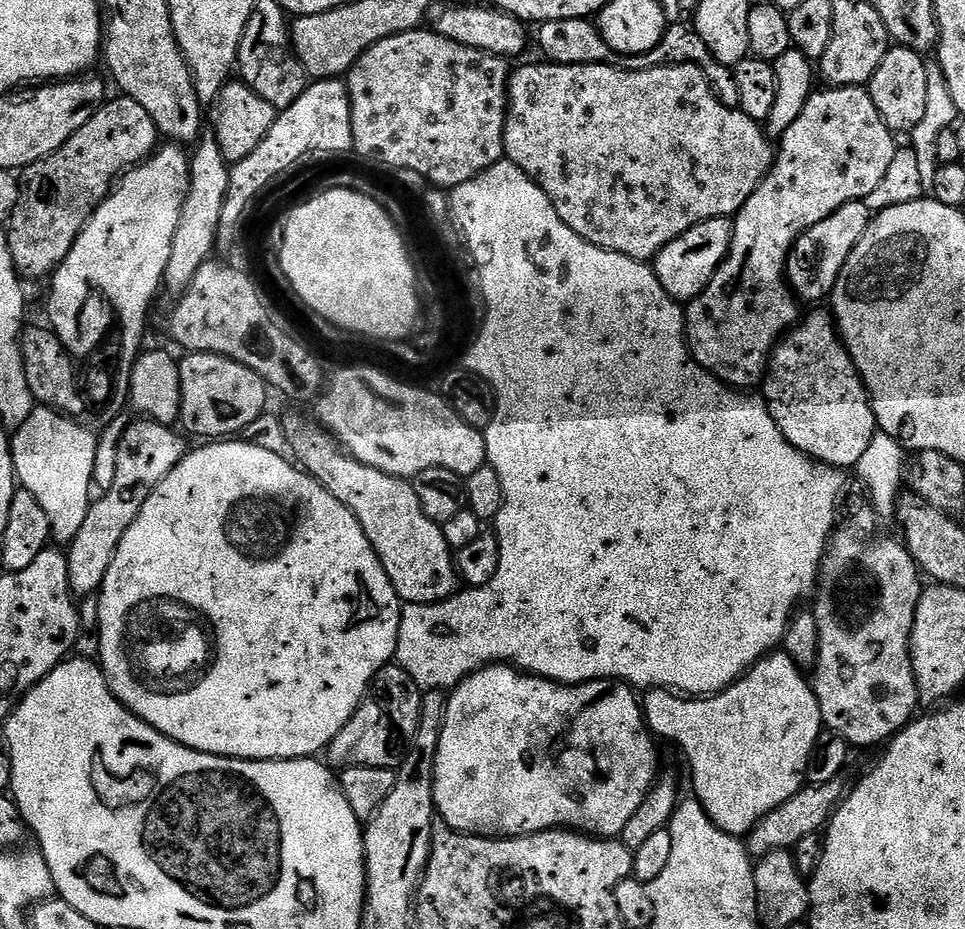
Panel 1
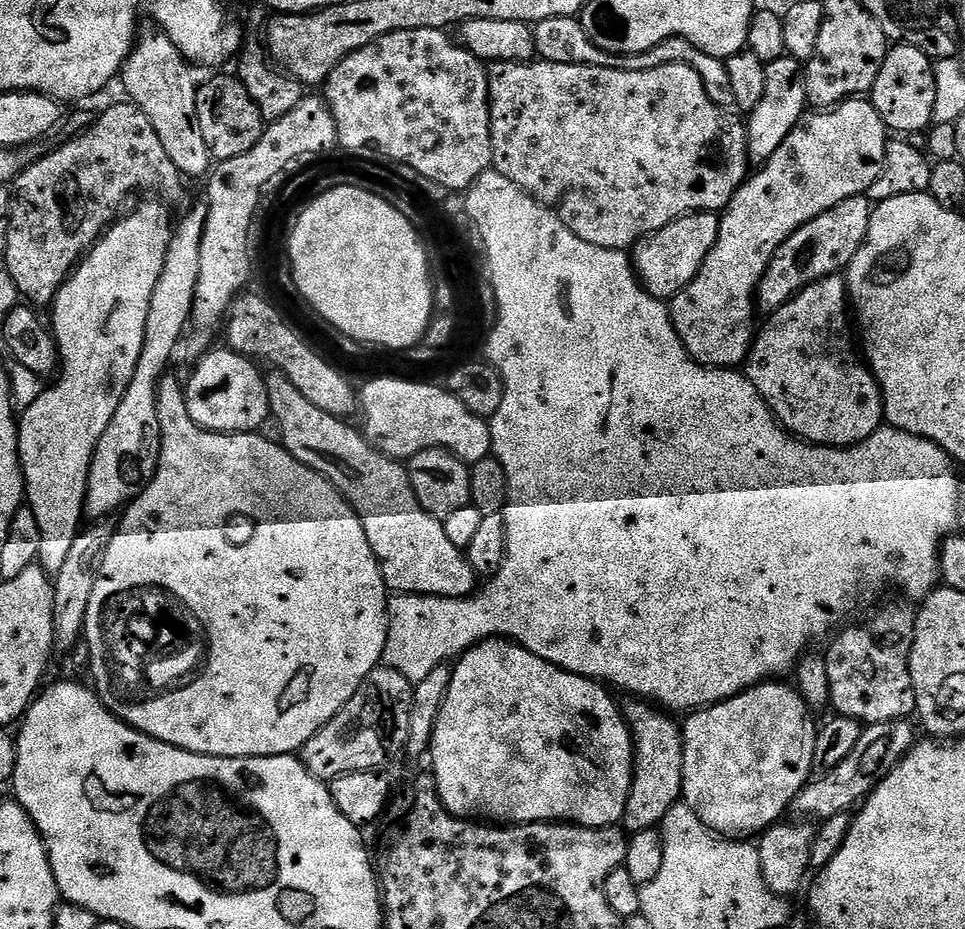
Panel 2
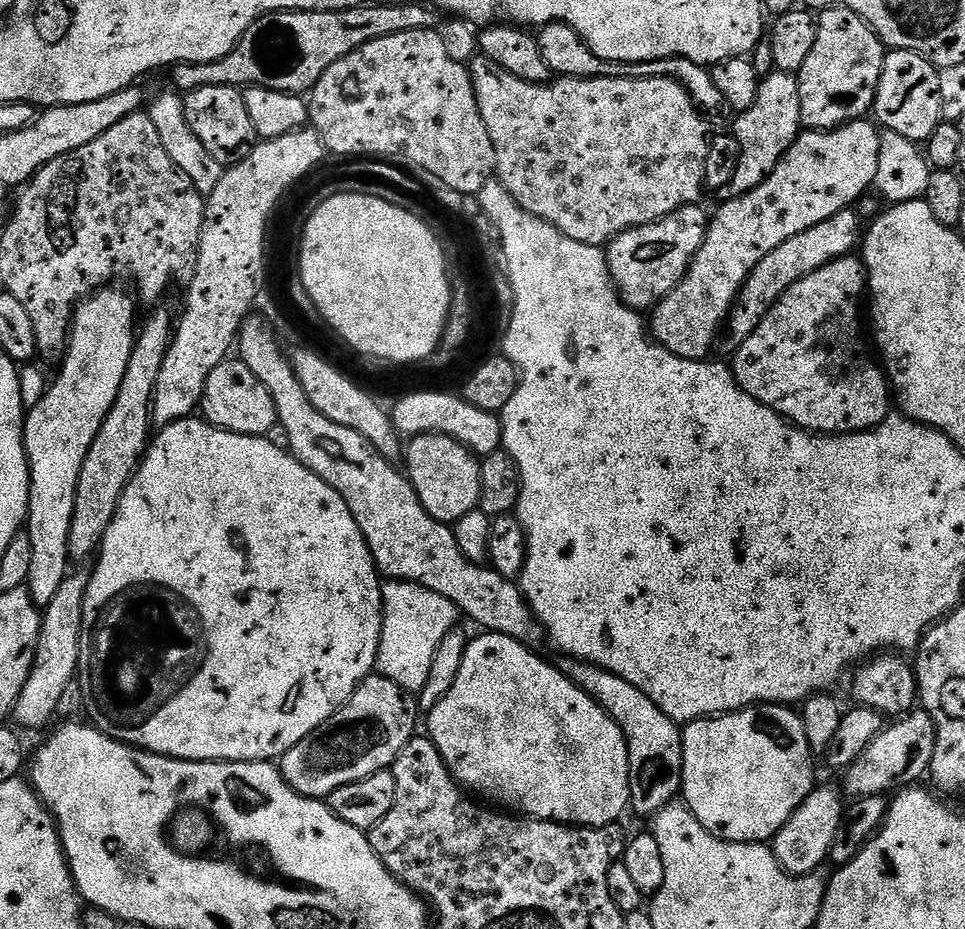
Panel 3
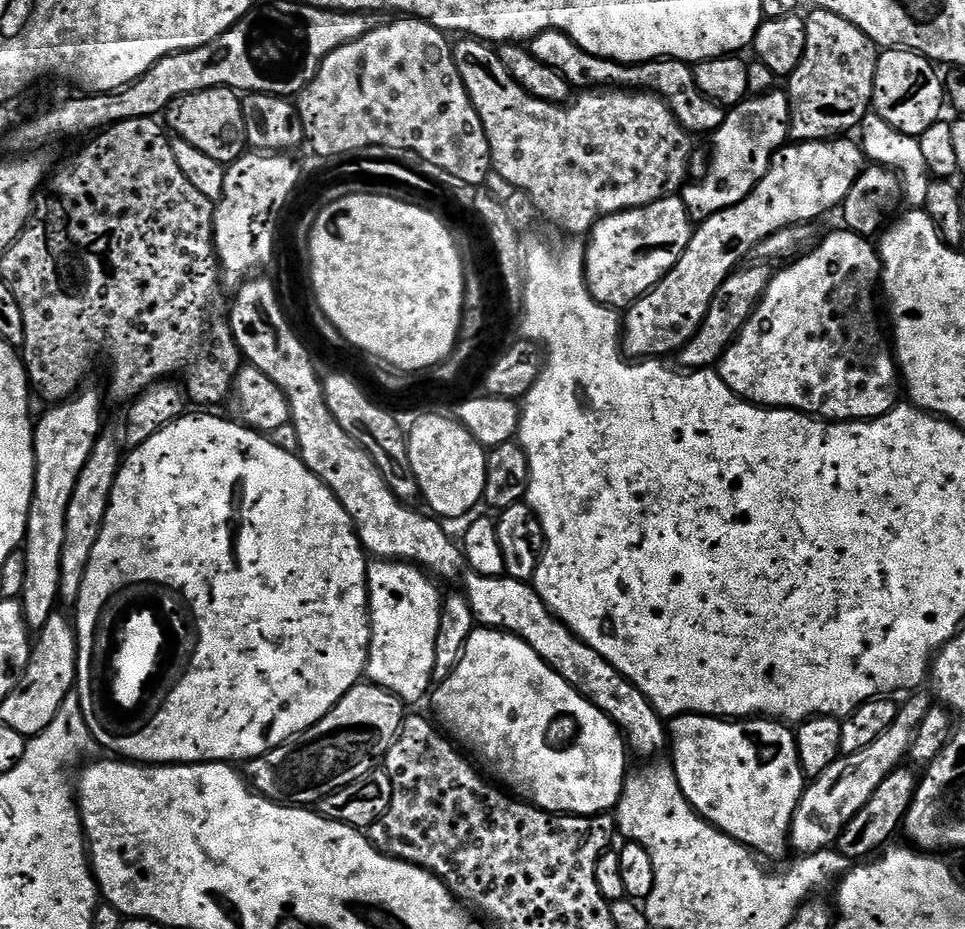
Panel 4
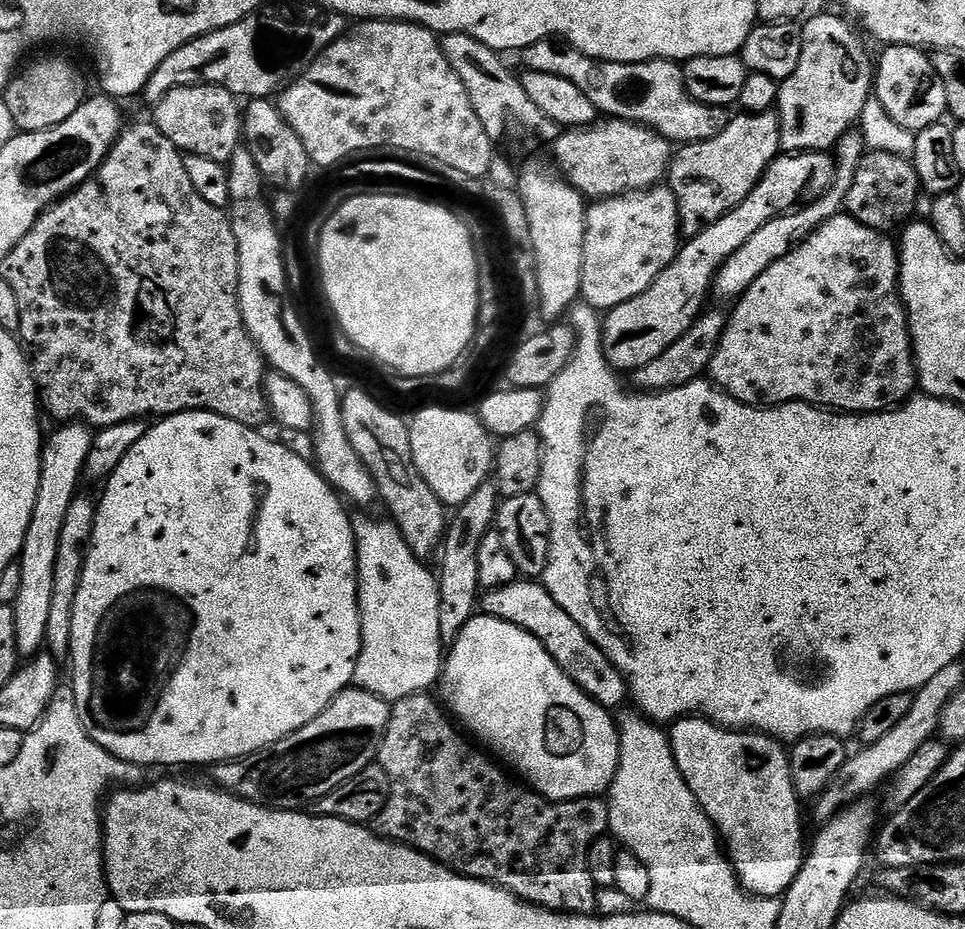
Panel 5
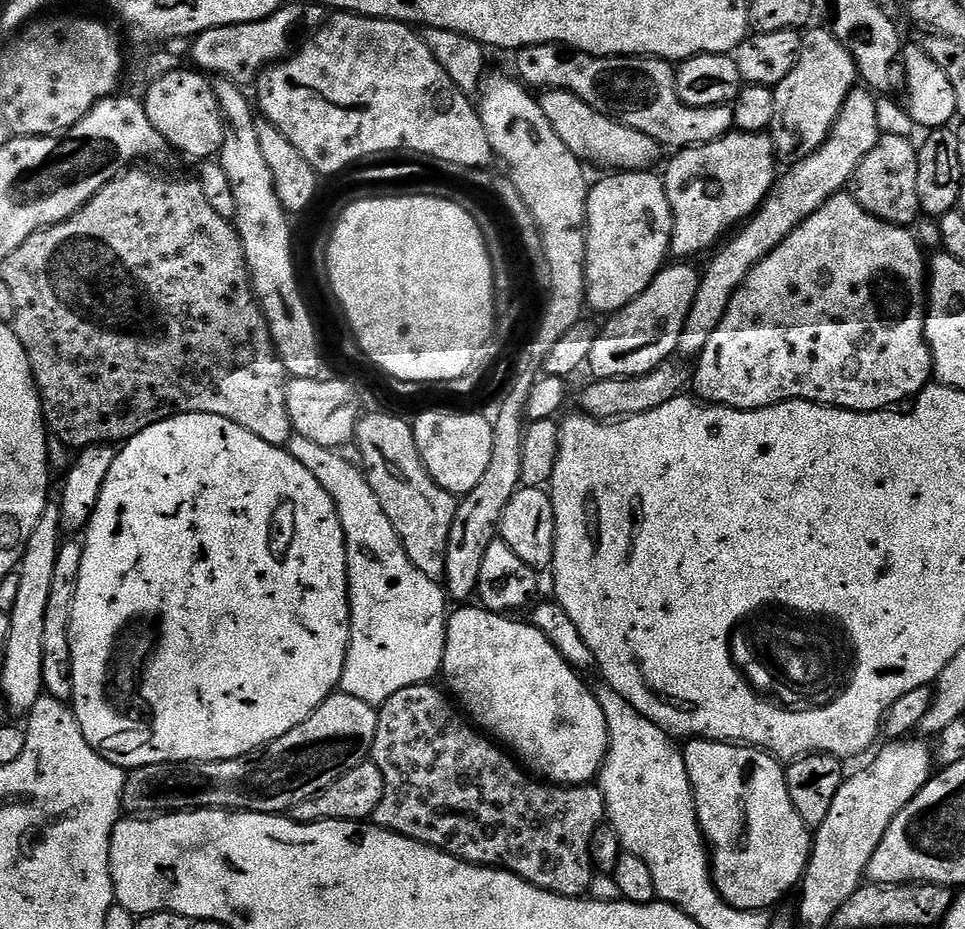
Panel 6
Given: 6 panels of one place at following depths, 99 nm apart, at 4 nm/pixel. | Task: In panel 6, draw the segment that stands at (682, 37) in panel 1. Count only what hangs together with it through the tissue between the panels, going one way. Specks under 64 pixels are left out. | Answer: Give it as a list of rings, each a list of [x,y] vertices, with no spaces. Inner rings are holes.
[[[531,44],[528,48],[519,49],[515,53],[516,72],[525,85],[536,90],[561,88],[586,102],[586,106],[594,106],[611,120],[630,126],[642,134],[650,134],[665,149],[697,148],[727,136],[734,128],[734,114],[727,104],[695,108],[686,106],[682,98],[678,98],[676,89],[676,68],[669,61],[657,60],[651,56],[591,56],[589,52],[577,52],[574,48],[566,48],[562,44]]]

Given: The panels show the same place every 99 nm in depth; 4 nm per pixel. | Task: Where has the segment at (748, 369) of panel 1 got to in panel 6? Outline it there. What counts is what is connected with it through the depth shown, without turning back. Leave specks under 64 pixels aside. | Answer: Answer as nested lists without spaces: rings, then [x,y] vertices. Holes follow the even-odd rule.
[[[672,262],[667,266],[660,269],[655,278],[650,282],[650,286],[646,286],[646,290],[642,290],[642,294],[638,294],[638,298],[634,298],[634,302],[630,302],[625,308],[622,310],[618,310],[617,312],[611,313],[607,317],[608,320],[602,327],[597,331],[596,341],[594,342],[594,350],[590,350],[590,358],[588,359],[588,363],[586,365],[587,371],[592,371],[591,374],[597,380],[625,380],[626,378],[630,378],[631,376],[641,376],[642,374],[646,374],[650,370],[654,370],[659,364],[661,364],[664,360],[673,359],[674,353],[676,352],[676,347],[678,346],[678,338],[682,338],[682,334],[684,333],[684,327],[686,326],[686,314],[690,314],[690,306],[694,306],[694,294],[698,294],[698,286],[700,285],[700,274],[701,269],[699,267],[695,268],[695,263],[692,262]]]

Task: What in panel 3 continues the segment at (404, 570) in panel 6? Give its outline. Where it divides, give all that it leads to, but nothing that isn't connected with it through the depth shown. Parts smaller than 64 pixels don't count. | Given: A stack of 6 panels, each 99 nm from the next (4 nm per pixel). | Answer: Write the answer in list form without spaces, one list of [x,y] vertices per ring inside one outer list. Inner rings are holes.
[[[389,579],[384,589],[384,625],[382,638],[376,655],[375,671],[381,676],[390,678],[409,694],[418,694],[426,686],[426,678],[430,674],[430,662],[434,662],[436,648],[451,628],[457,627],[458,610],[450,602],[450,598],[442,598],[442,594],[434,594],[434,590],[423,588],[421,584],[410,584],[407,580]]]

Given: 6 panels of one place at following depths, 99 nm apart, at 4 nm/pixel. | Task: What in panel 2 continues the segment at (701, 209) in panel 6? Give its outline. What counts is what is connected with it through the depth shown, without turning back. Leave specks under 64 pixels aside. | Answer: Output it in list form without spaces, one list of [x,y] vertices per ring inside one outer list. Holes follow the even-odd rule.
[[[785,54],[774,62],[765,64],[766,90],[762,94],[762,102],[747,113],[746,131],[748,133],[748,158],[753,165],[762,166],[786,142],[790,130],[804,115],[808,104],[808,89],[806,87],[806,68],[801,61]]]

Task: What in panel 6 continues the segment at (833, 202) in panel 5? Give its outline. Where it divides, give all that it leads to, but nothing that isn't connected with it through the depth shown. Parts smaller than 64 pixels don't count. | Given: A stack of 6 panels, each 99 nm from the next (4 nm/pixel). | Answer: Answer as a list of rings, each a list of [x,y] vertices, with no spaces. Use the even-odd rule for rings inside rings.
[[[864,86],[853,88],[840,107],[840,113],[832,123],[826,142],[822,142],[822,146],[818,146],[814,154],[795,161],[789,167],[792,169],[785,176],[783,173],[772,185],[772,191],[763,204],[748,217],[743,227],[727,242],[721,243],[715,249],[716,257],[708,265],[703,265],[698,294],[694,294],[694,306],[690,306],[684,333],[682,338],[678,338],[676,352],[681,357],[699,357],[706,342],[710,342],[710,334],[718,330],[718,322],[722,322],[726,306],[730,306],[730,298],[734,298],[738,286],[742,286],[750,270],[754,270],[754,266],[762,262],[762,258],[766,258],[770,250],[777,248],[797,226],[806,222],[806,218],[810,218],[814,210],[818,210],[831,196],[836,196],[851,185],[862,158],[866,158],[866,154],[874,150],[882,135],[875,110],[877,97],[870,93],[872,92]]]

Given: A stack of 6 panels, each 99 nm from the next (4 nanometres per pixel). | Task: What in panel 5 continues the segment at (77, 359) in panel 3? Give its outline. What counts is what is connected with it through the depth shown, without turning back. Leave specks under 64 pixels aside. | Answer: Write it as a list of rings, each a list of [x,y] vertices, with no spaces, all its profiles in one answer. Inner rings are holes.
[[[68,422],[57,428],[60,429],[42,444],[38,498],[34,502],[34,514],[18,557],[22,587],[12,609],[16,650],[24,658],[37,655],[45,647],[46,621],[50,618],[50,601],[54,599],[54,561],[58,559],[58,538],[62,538],[66,510],[70,510],[70,502],[78,495],[76,487],[84,476],[86,454],[90,454],[92,445],[93,433],[79,422]]]

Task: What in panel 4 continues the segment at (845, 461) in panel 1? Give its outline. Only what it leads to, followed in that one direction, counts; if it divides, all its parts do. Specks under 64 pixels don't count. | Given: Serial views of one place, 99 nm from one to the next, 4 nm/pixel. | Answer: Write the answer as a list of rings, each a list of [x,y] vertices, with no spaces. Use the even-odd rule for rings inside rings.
[[[847,230],[839,231],[830,233],[828,237],[825,235],[819,243],[808,248],[799,258],[785,263],[781,267],[785,268],[773,275],[771,282],[766,286],[764,297],[760,299],[754,310],[754,314],[750,314],[746,326],[742,326],[738,338],[726,350],[726,354],[718,365],[718,371],[722,382],[726,382],[726,386],[730,386],[730,390],[734,390],[736,396],[741,396],[743,400],[748,400],[751,404],[759,404],[765,408],[792,408],[795,412],[819,414],[823,419],[833,422],[873,420],[896,407],[898,403],[896,395],[901,395],[902,381],[896,367],[893,349],[889,347],[886,340],[886,345],[884,345],[884,340],[880,337],[880,324],[876,321],[876,304],[872,301],[872,291],[875,288],[877,291],[882,284],[880,254],[877,245],[869,237],[859,236],[858,233]]]

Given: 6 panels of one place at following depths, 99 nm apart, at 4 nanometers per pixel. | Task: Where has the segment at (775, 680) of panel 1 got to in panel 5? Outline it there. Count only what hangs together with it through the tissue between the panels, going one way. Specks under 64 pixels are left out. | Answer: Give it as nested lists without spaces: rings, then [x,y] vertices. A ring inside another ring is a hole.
[[[696,714],[675,721],[670,728],[670,739],[674,762],[678,762],[686,786],[690,786],[702,810],[712,819],[740,884],[753,896],[783,897],[794,878],[798,878],[806,855],[804,828],[800,825],[802,801],[794,790],[789,749],[763,732],[721,728]]]

